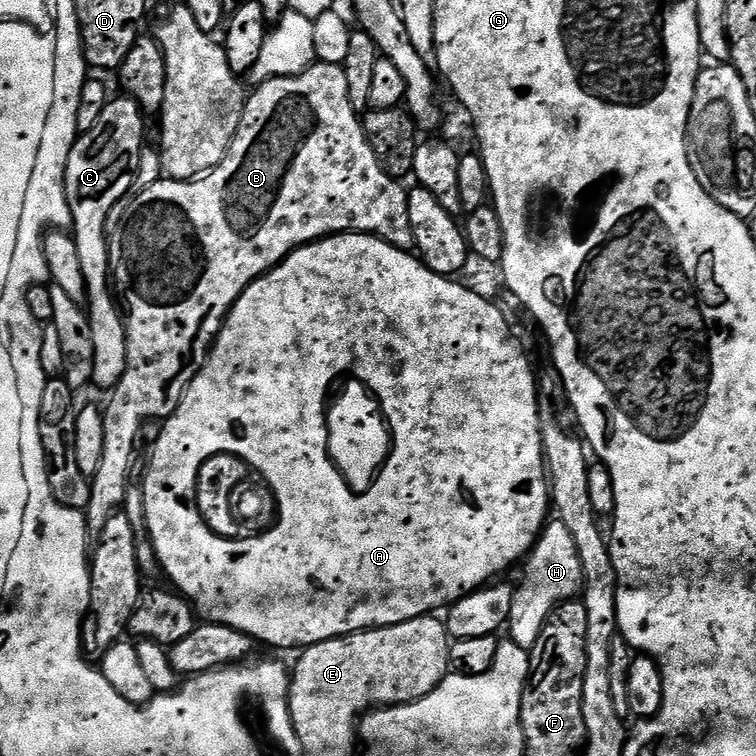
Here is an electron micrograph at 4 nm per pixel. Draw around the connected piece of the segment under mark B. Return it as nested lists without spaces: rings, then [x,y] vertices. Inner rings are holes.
[[[313,62],[306,70],[293,76],[283,76],[266,80],[255,85],[250,95],[244,102],[244,113],[240,119],[240,125],[236,131],[228,152],[224,155],[224,161],[217,168],[205,172],[203,176],[195,180],[169,180],[161,178],[153,185],[146,186],[130,201],[122,218],[111,225],[107,233],[108,238],[108,270],[110,284],[118,297],[119,307],[124,317],[124,329],[126,330],[126,370],[122,374],[119,384],[111,389],[112,401],[103,405],[102,415],[104,418],[104,437],[102,438],[102,462],[98,462],[98,470],[90,477],[92,493],[86,509],[88,527],[93,533],[99,534],[102,526],[115,512],[121,511],[126,498],[126,486],[128,477],[134,471],[132,455],[136,452],[136,439],[140,436],[140,427],[147,420],[163,422],[178,410],[178,402],[182,402],[182,394],[190,386],[190,382],[198,374],[198,370],[204,364],[208,356],[208,349],[216,340],[224,319],[228,317],[229,310],[234,302],[260,276],[277,268],[290,253],[305,244],[312,244],[315,240],[323,240],[326,236],[339,236],[342,232],[364,232],[368,236],[376,236],[392,244],[395,248],[405,250],[413,247],[412,231],[410,230],[410,214],[408,213],[408,192],[403,188],[399,179],[387,176],[374,158],[374,150],[370,150],[370,142],[366,142],[364,125],[361,117],[350,106],[350,90],[346,90],[346,82],[342,78],[342,68],[339,64],[321,64]]]

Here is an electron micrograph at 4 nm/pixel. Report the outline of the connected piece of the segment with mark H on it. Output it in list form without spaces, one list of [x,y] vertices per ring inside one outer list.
[[[552,518],[544,525],[536,545],[523,561],[524,577],[514,588],[514,606],[510,606],[510,618],[506,632],[518,646],[531,650],[538,642],[550,614],[559,604],[575,600],[583,593],[584,575],[578,558],[578,545],[570,535],[570,529]]]

